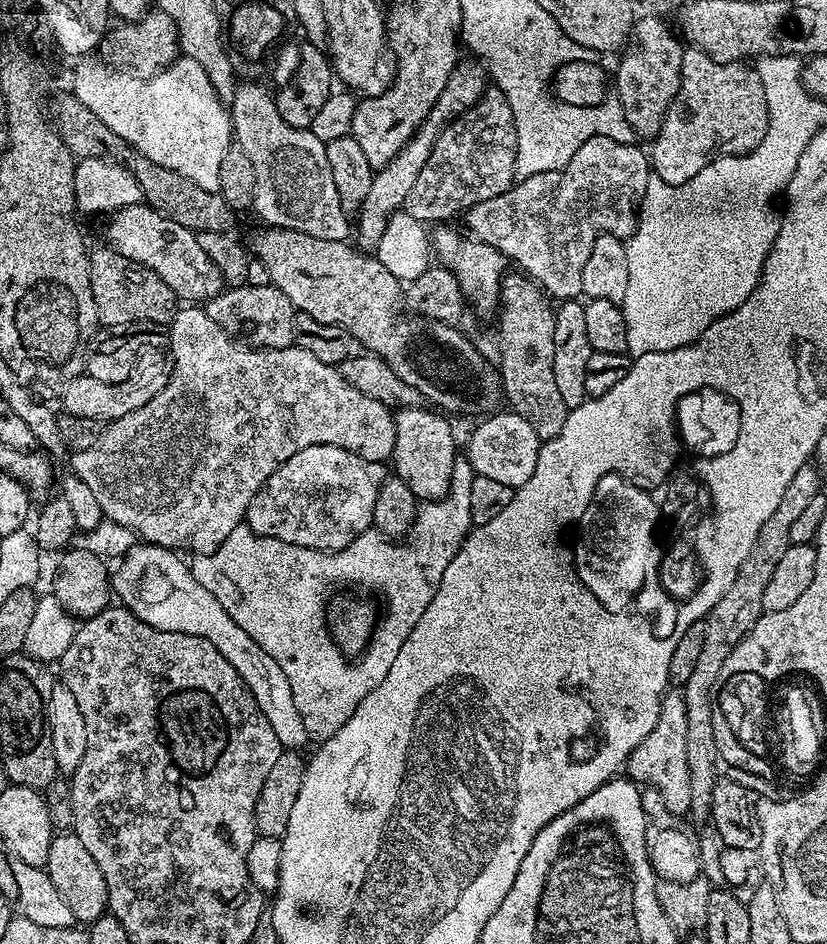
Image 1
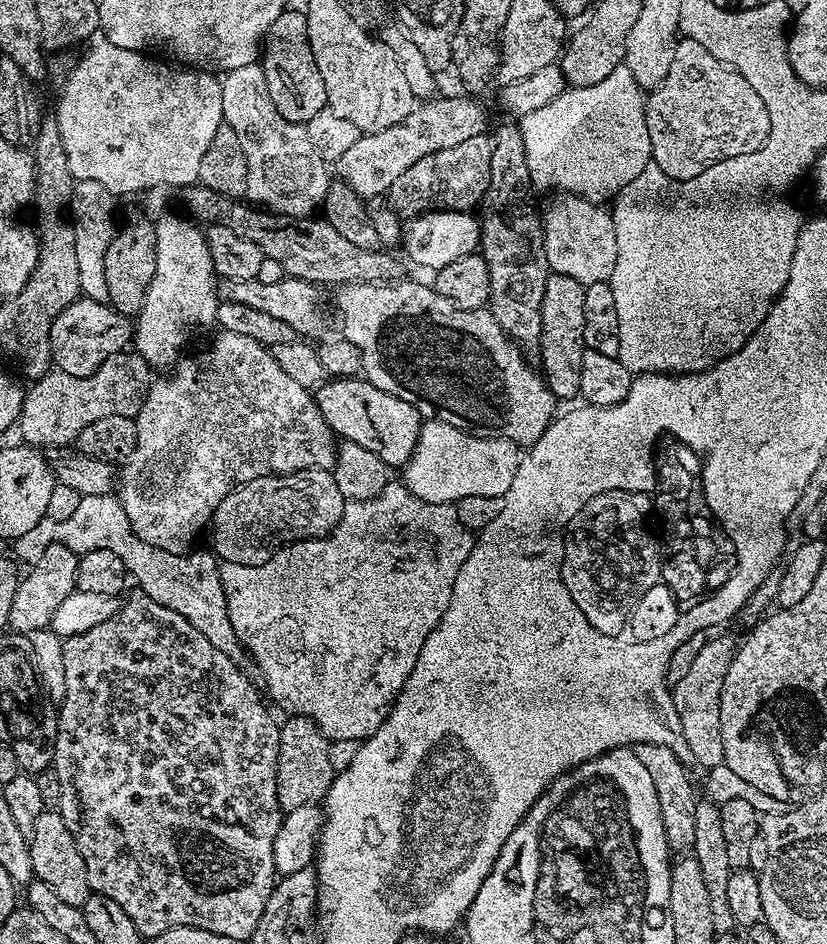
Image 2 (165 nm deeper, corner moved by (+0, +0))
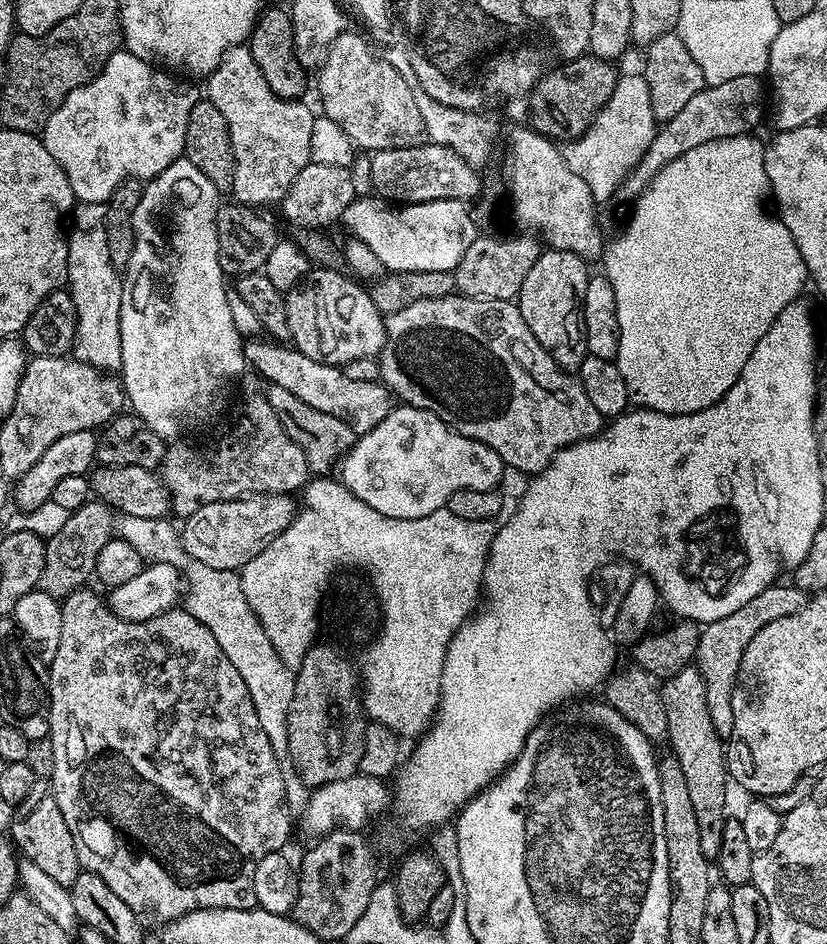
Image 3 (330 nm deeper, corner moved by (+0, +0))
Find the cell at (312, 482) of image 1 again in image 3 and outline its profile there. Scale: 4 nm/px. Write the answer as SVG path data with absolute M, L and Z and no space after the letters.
M261 492L240 496L236 500L210 502L183 521L179 529L180 540L186 554L202 566L214 566L214 570L236 572L254 558L294 519L293 497L282 492Z

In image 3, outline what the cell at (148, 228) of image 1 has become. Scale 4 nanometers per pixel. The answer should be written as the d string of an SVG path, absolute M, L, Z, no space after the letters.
M317 267L309 271L308 277L299 286L287 293L286 299L286 314L290 318L292 331L291 343L297 352L306 354L306 358L314 358L314 362L342 366L346 362L354 362L354 358L379 357L384 345L385 317L372 300L371 291L357 283L351 275L334 268Z

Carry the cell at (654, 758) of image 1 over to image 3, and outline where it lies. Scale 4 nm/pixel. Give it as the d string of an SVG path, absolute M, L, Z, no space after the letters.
M777 582L770 585L762 594L750 598L746 606L734 610L734 614L726 614L726 618L718 618L714 622L703 625L700 629L700 641L696 651L695 667L699 668L706 682L706 704L710 706L710 716L714 718L714 728L721 738L731 736L734 730L734 706L732 695L736 689L738 670L742 662L742 654L746 654L746 646L750 646L750 638L766 626L766 622L774 622L774 618L782 618L786 614L794 614L802 610L806 594L795 583Z

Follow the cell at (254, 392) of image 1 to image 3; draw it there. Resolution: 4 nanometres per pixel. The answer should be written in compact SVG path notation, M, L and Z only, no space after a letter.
M267 395L252 396L244 404L244 409L240 412L240 421L232 428L232 433L221 442L217 448L199 448L196 444L180 444L184 442L172 442L167 445L164 453L164 463L162 465L162 479L164 485L168 487L168 493L172 495L172 512L180 515L180 518L187 518L194 514L194 510L198 510L202 506L206 506L210 502L222 502L223 500L236 500L240 496L249 494L259 494L261 492L282 492L285 494L296 494L303 489L304 485L310 479L308 463L306 462L306 454L302 454L302 450L298 446L298 442L294 442L290 438L290 434L286 434L286 430L282 426L282 422L278 418L278 414L274 410L274 406L270 406Z

